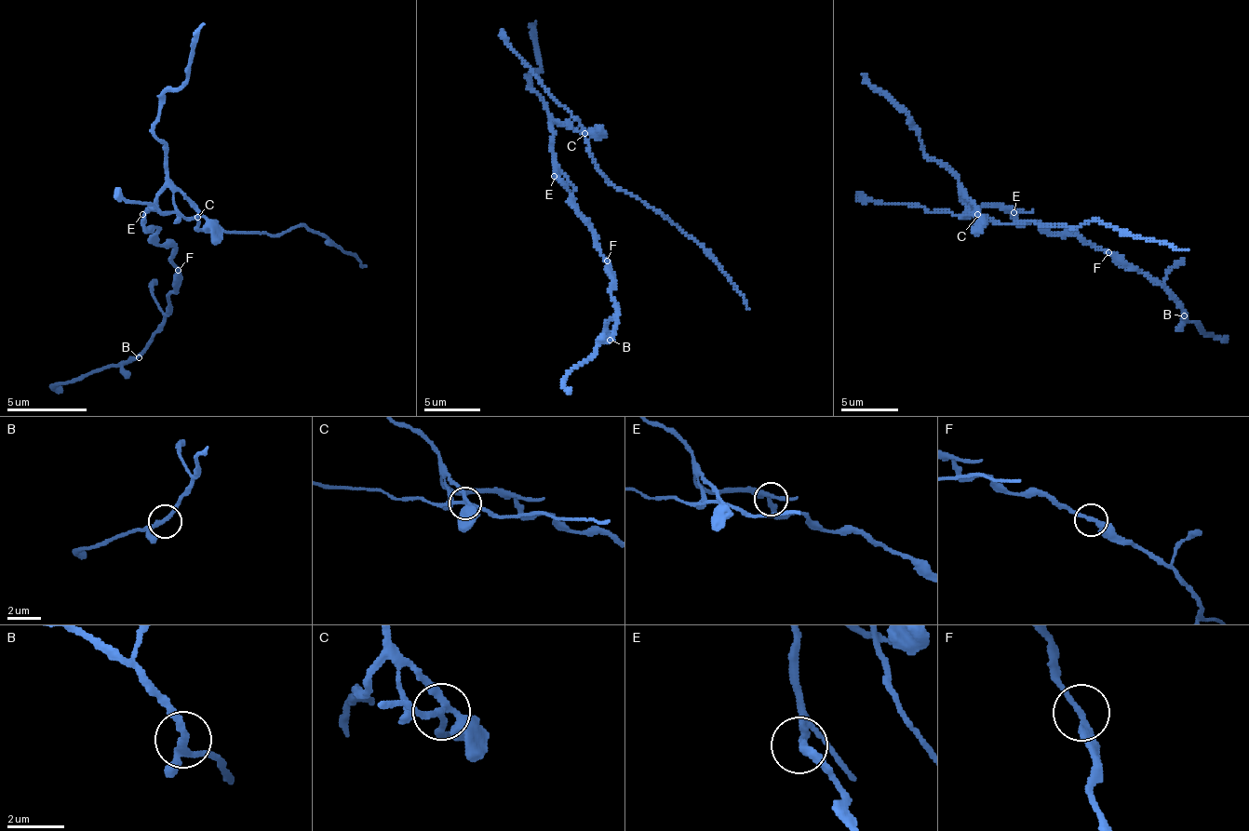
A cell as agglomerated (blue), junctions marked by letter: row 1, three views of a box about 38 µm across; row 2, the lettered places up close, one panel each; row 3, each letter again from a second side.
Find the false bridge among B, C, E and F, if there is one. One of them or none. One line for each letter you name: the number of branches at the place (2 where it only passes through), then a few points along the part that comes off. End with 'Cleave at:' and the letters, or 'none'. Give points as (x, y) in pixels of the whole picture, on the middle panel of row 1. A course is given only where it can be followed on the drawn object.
C: Branches: 4. Course of the part to remove: (585, 134), (593, 162), (617, 188), (667, 216), (719, 266), (749, 309)
Cleave at: C

